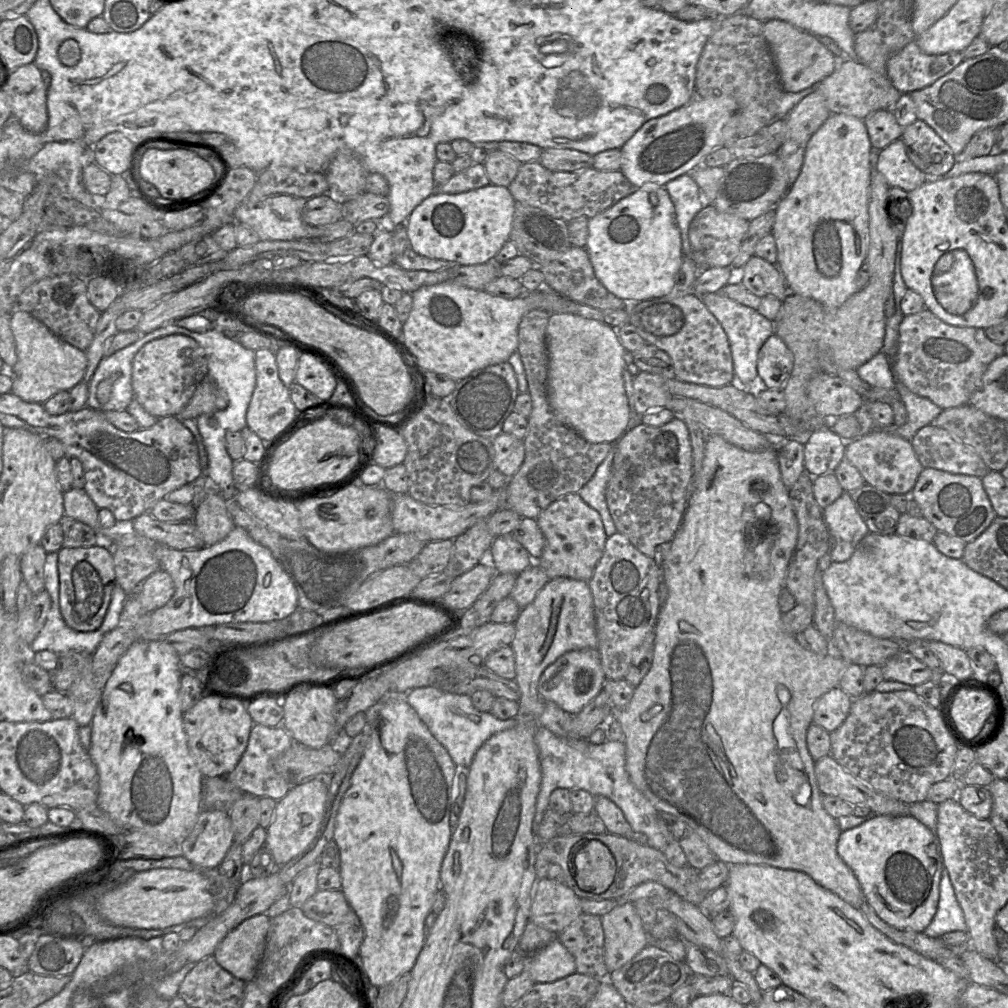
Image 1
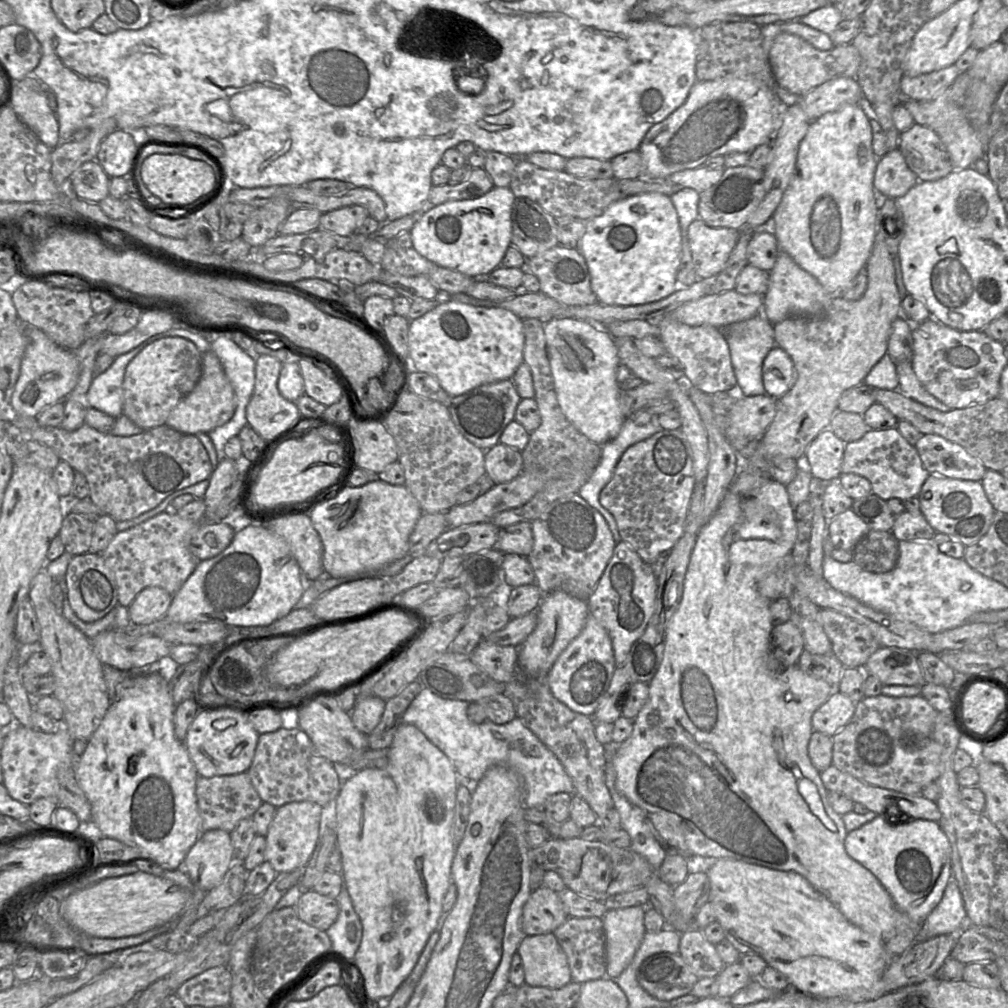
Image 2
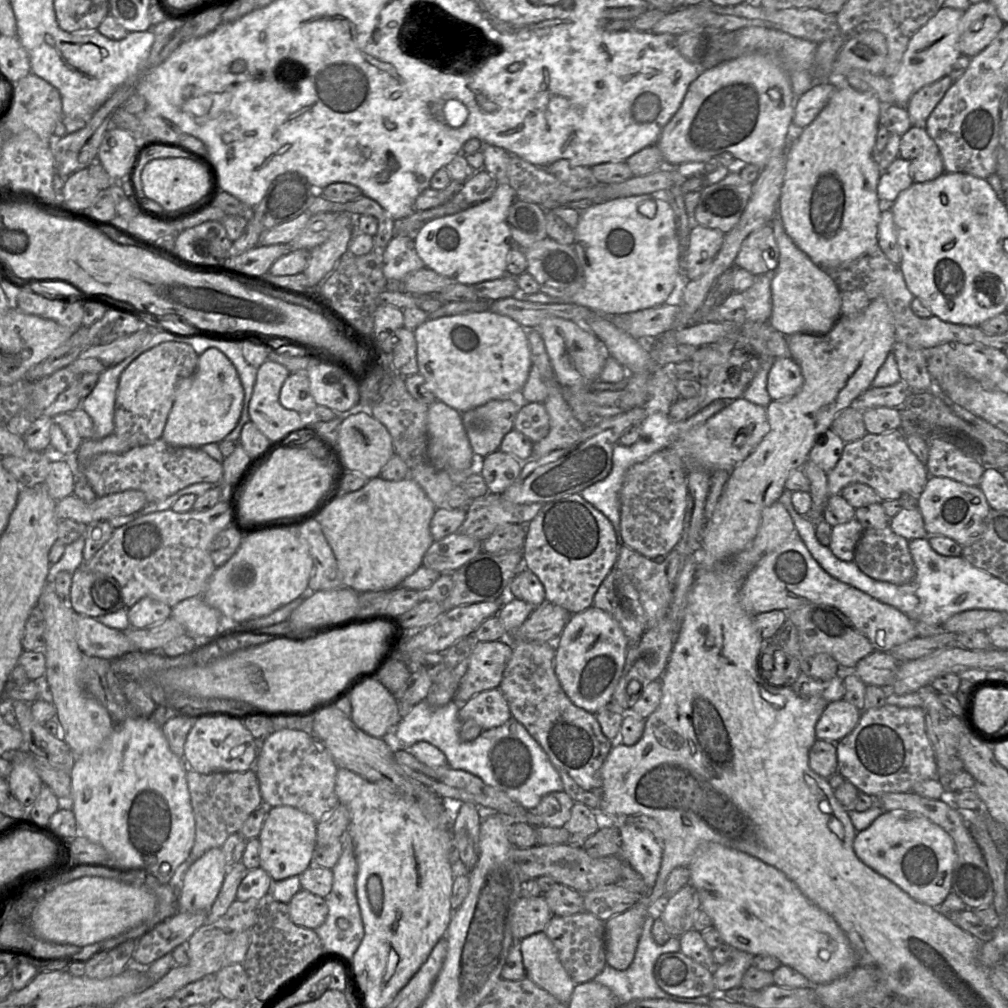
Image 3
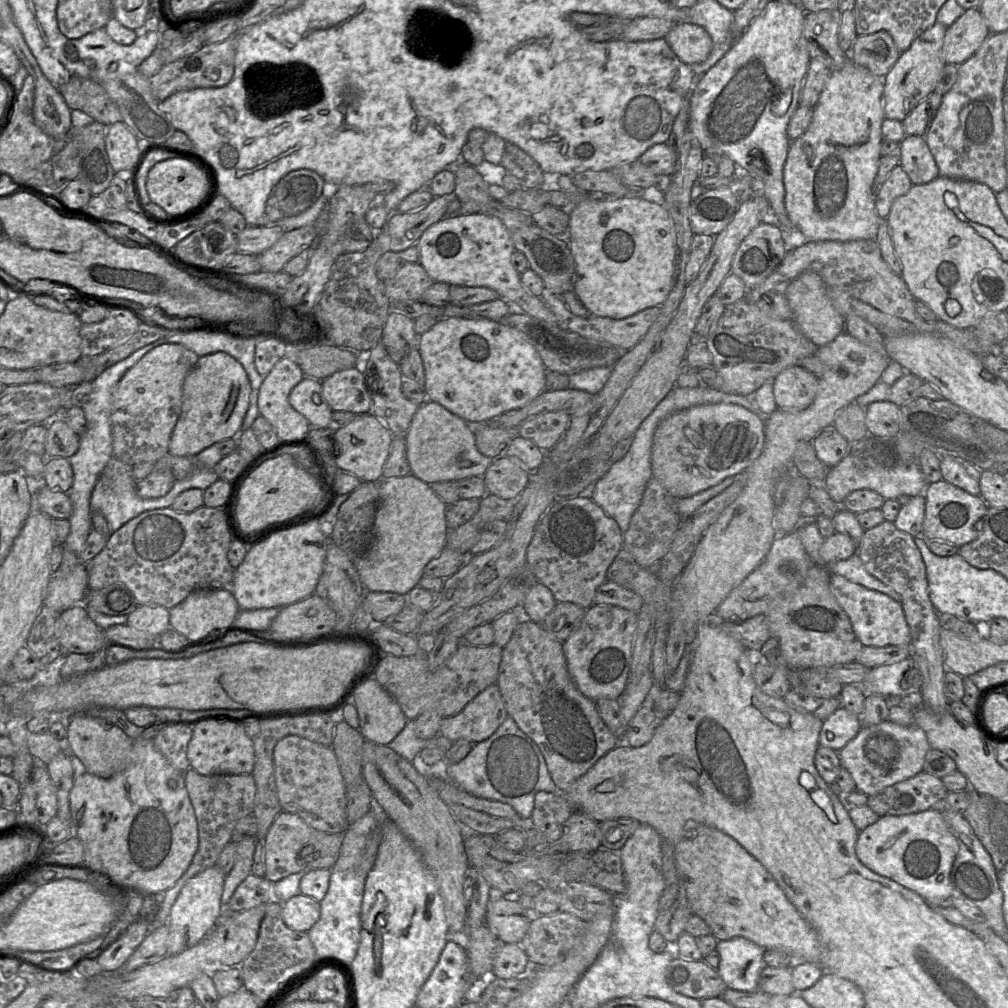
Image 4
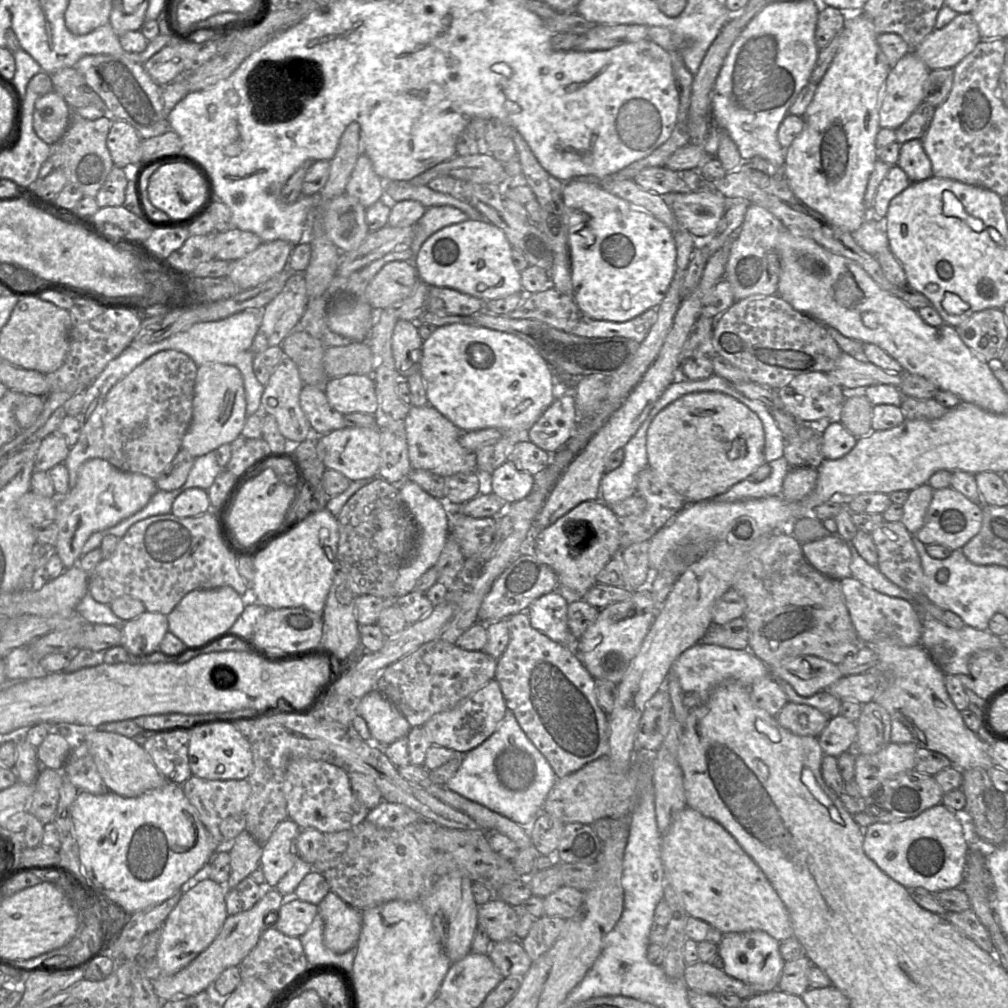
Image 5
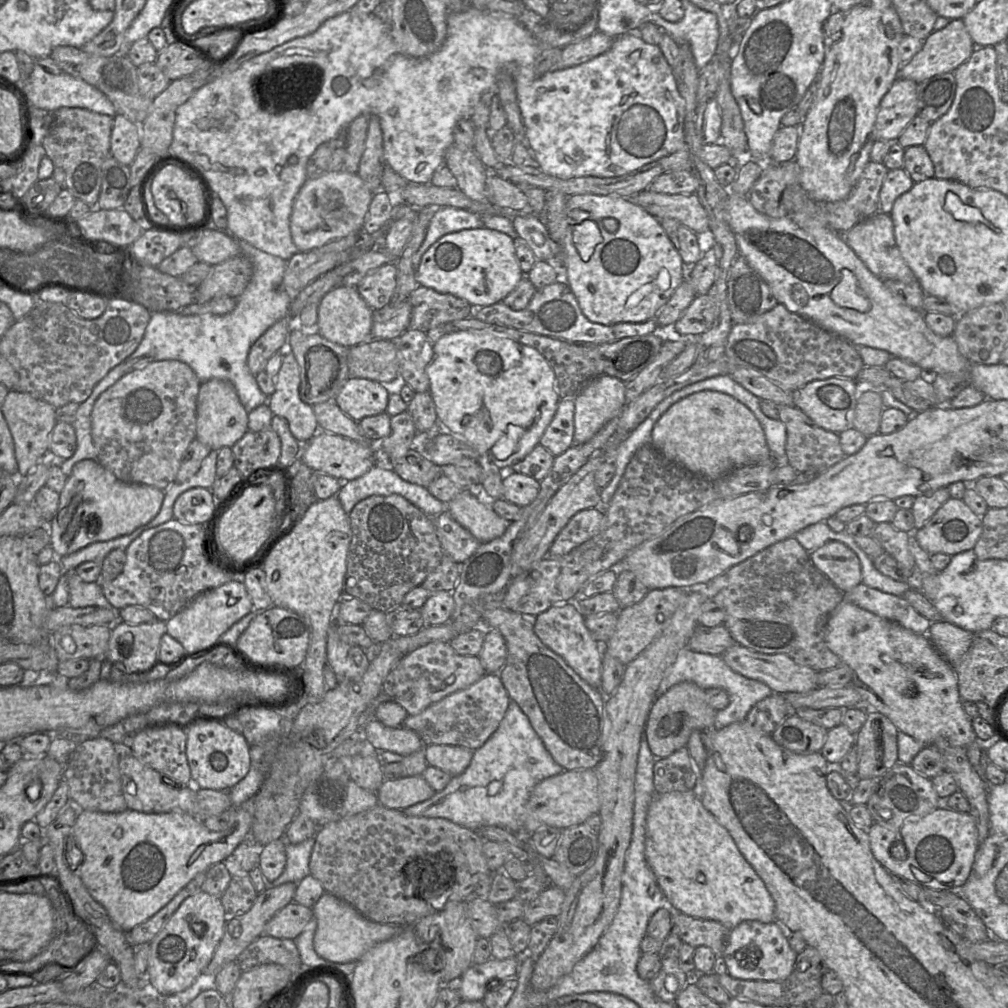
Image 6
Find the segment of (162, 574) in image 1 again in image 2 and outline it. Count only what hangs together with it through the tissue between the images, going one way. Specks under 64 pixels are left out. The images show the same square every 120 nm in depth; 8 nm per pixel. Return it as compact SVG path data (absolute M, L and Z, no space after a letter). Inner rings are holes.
M144 588L129 608L131 623L147 625L164 617L172 602L172 595L163 588Z

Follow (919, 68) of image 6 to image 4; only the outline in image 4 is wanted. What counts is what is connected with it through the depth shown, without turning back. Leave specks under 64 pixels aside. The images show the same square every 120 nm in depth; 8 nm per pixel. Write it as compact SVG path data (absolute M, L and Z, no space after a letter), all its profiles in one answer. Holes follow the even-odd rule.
M969 8L947 28L942 47L946 64L959 66L974 54L991 34L979 8Z

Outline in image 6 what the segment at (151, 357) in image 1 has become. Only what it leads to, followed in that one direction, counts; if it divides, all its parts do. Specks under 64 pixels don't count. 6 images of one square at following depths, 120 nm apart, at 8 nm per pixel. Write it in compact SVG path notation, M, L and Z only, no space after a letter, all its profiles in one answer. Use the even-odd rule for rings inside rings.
M160 360L134 370L105 390L91 412L91 434L97 461L116 478L166 490L176 480L183 454L196 434L196 409L200 380L194 370L178 360Z

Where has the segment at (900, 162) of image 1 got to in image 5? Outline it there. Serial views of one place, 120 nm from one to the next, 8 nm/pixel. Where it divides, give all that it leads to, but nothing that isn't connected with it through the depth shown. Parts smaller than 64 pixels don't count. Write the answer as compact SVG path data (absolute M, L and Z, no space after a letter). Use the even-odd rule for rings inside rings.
M895 164L881 181L871 209L871 213L881 219L886 217L890 201L905 190L912 182L903 169Z

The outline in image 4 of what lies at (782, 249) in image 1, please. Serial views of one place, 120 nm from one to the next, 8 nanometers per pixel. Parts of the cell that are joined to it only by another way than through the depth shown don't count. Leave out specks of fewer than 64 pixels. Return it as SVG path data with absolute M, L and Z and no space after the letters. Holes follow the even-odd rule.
M849 61L839 70L832 71L816 106L813 108L812 120L807 130L796 140L791 141L783 172L784 204L791 224L810 241L851 241L858 239L876 239L876 231L881 218L876 212L873 183L877 175L880 161L880 146L883 139L882 123L884 113L884 77L878 76L864 66Z

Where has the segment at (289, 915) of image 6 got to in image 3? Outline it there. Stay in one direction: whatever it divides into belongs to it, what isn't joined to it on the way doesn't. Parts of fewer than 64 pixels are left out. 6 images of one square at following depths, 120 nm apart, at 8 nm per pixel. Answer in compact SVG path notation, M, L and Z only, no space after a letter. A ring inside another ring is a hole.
M303 889L292 897L288 906L292 922L304 928L315 930L328 915L326 899Z

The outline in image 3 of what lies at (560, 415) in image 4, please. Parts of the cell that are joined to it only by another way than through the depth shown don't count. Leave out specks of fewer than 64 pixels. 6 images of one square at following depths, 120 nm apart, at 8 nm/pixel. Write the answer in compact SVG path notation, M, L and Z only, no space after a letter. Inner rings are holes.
M527 403L518 412L514 429L537 443L547 437L550 430L548 413L542 403Z

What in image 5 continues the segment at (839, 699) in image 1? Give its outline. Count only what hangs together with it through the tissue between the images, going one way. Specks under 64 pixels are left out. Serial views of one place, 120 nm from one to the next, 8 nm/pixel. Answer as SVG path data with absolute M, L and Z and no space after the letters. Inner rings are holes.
M839 714L830 718L819 741L824 754L839 757L845 752L853 751L856 736L856 723Z

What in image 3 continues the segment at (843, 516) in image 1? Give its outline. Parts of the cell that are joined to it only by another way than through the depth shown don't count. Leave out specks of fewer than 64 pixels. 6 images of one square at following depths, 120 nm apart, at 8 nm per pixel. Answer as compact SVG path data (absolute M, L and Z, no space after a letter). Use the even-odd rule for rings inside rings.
M856 519L832 527L831 552L842 561L853 561L857 543L865 531L861 523Z

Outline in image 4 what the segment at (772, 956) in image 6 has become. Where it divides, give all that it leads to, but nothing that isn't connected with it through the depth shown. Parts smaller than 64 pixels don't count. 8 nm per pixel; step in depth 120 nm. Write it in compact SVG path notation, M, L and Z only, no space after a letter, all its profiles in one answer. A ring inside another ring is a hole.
M737 937L718 941L716 951L720 955L717 971L727 989L742 992L758 990L760 973L766 967L763 960L765 949Z

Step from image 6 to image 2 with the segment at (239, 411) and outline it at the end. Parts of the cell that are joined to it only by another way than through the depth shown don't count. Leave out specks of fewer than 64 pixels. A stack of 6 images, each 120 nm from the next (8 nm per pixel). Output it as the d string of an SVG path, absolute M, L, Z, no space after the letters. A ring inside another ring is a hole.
M208 351L203 354L203 370L199 381L171 411L166 424L185 434L209 433L228 422L234 415L235 408L236 398L232 385L217 355Z

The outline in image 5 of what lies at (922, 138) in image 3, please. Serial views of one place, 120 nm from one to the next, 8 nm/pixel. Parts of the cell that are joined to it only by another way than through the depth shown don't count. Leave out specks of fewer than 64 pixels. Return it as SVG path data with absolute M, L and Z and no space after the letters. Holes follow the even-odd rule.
M912 139L901 144L897 164L912 183L933 176L932 163L924 150L921 139Z

